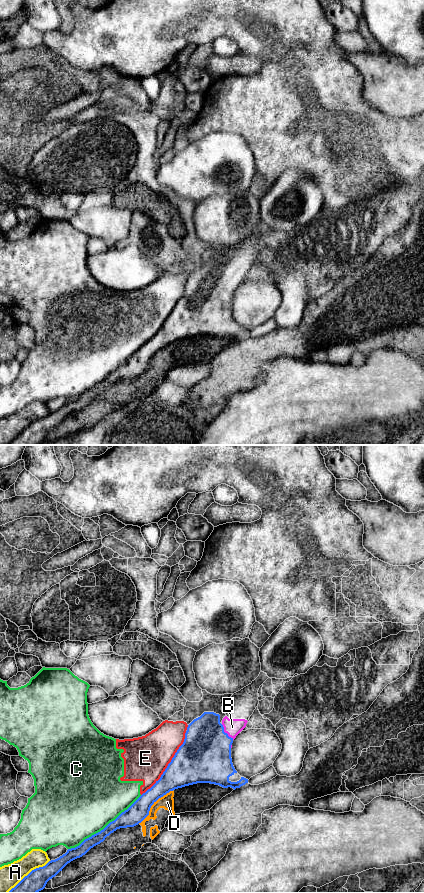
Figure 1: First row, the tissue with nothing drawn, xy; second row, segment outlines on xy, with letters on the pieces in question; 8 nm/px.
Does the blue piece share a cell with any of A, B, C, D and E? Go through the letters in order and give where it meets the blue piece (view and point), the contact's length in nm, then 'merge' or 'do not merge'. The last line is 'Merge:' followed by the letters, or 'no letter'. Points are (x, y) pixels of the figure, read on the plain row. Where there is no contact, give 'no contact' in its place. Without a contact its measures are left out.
A: contact xy (29, 425); length 440 nm; do not merge
B: contact xy (224, 284); length 160 nm; merge
C: contact xy (105, 379); length 750 nm; do not merge
D: contact xy (152, 356); length 380 nm; do not merge
E: contact xy (168, 316); length 650 nm; do not merge
Merge: B

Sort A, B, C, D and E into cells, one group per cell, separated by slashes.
A / B / C E / D

